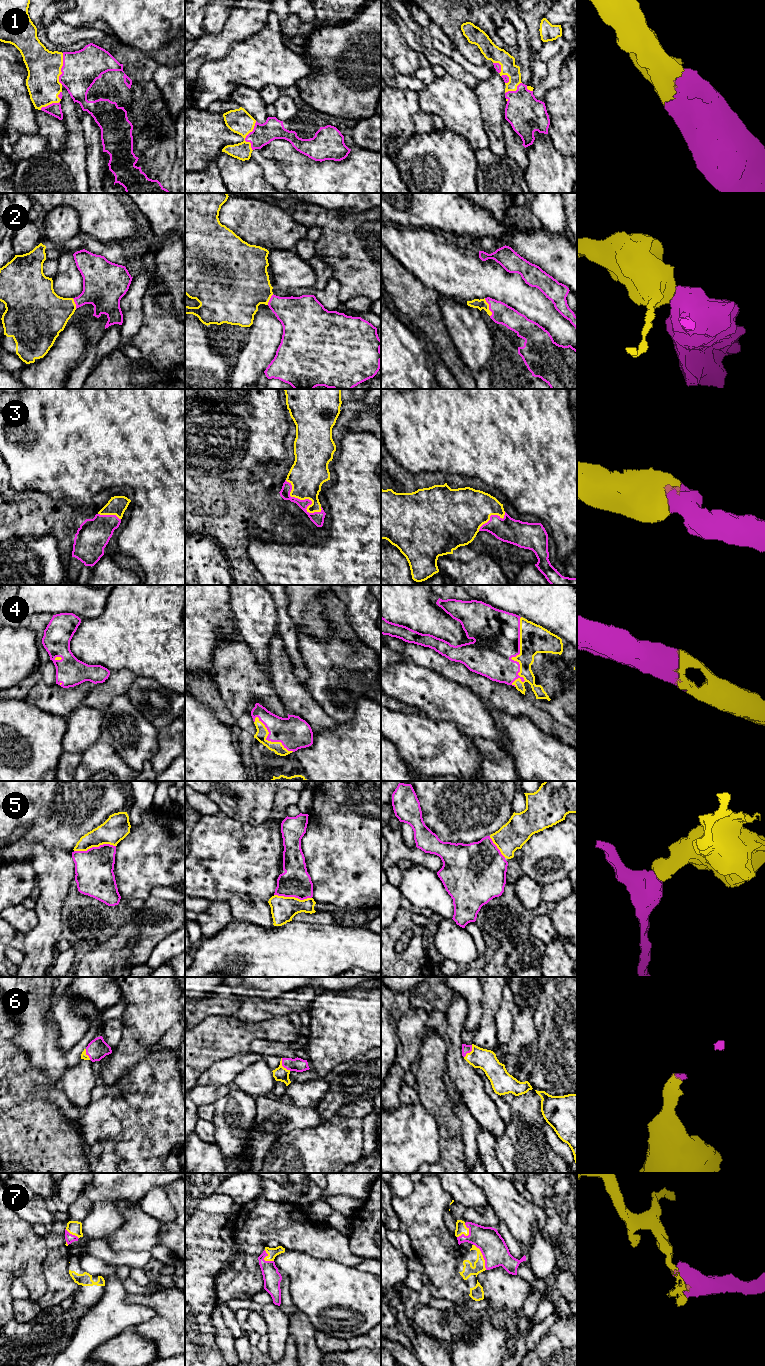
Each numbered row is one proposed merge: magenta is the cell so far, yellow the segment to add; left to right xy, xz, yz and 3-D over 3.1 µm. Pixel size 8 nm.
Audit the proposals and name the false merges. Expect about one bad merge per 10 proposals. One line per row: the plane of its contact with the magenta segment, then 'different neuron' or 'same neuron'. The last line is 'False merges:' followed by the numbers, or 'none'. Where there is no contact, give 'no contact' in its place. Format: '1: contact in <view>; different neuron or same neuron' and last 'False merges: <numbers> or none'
1: contact in xz; same neuron
2: contact in yz; same neuron
3: contact in xz; same neuron
4: contact in yz; same neuron
5: contact in xy; same neuron
6: contact in xz; same neuron
7: contact in yz; same neuron
False merges: none

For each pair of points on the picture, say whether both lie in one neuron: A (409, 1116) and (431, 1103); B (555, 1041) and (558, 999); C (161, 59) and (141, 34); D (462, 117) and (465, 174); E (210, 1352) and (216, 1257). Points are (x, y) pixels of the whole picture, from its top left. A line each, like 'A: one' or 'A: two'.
A: two
B: one
C: two
D: two
E: one

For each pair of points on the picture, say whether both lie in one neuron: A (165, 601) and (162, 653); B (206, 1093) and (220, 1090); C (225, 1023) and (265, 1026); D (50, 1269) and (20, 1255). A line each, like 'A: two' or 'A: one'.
A: one
B: one
C: one
D: two

